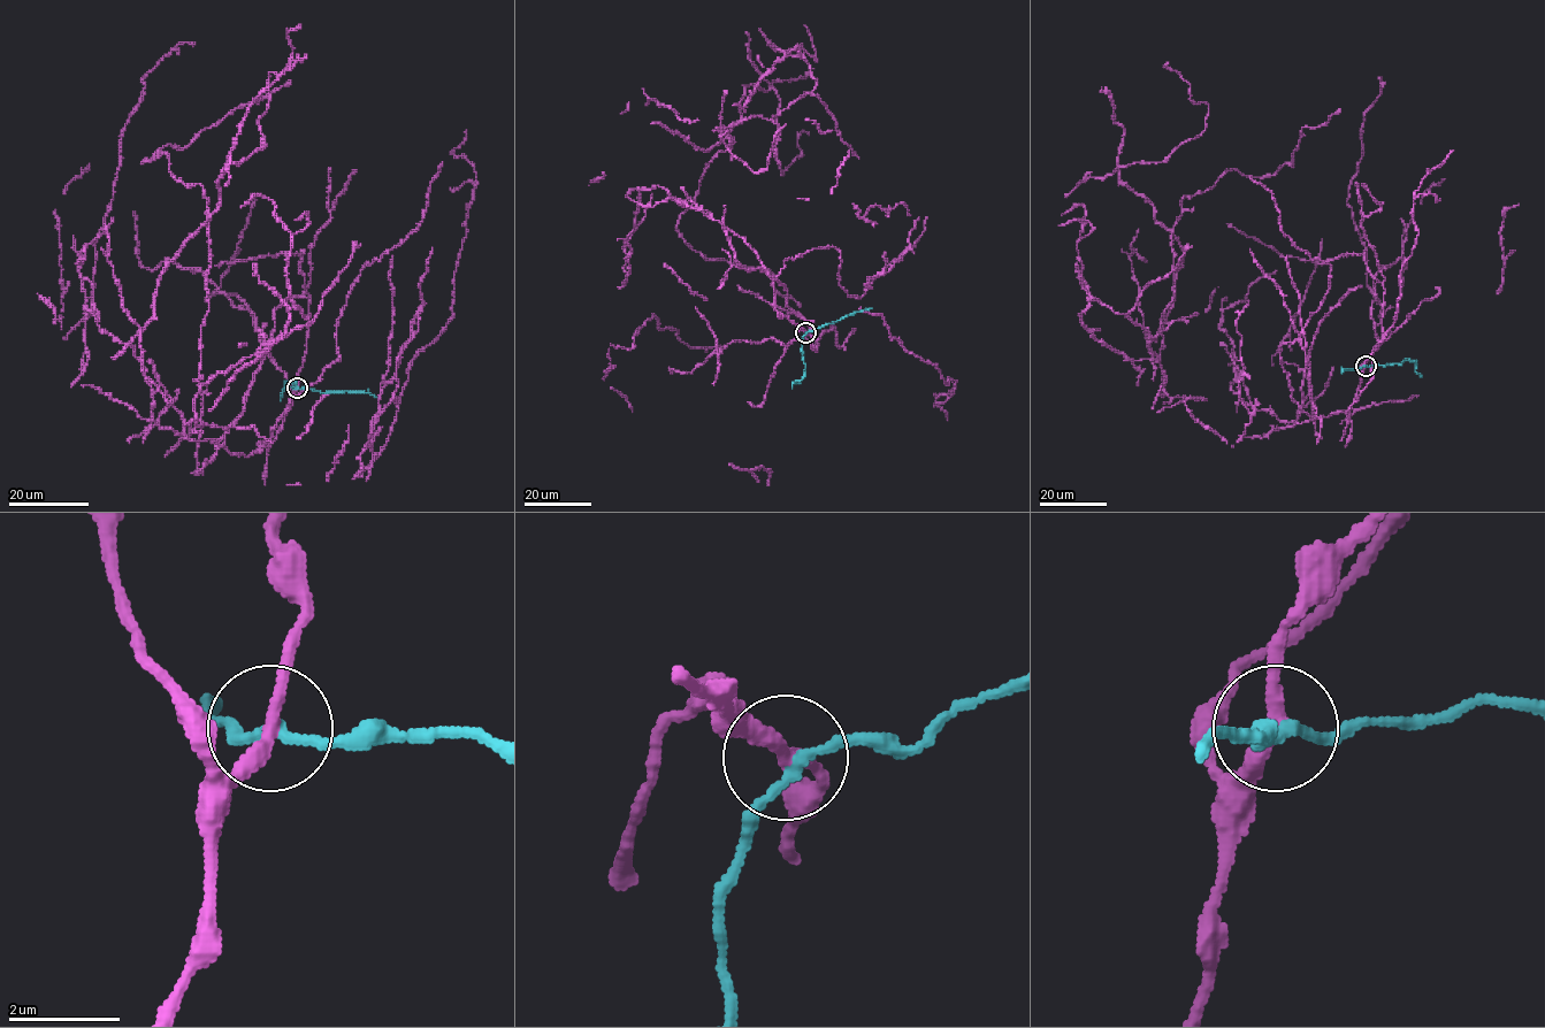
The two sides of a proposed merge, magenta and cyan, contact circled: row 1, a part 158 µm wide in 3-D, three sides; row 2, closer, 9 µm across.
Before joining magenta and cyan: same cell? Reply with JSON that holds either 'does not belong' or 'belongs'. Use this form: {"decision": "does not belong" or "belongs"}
{"decision": "does not belong"}

